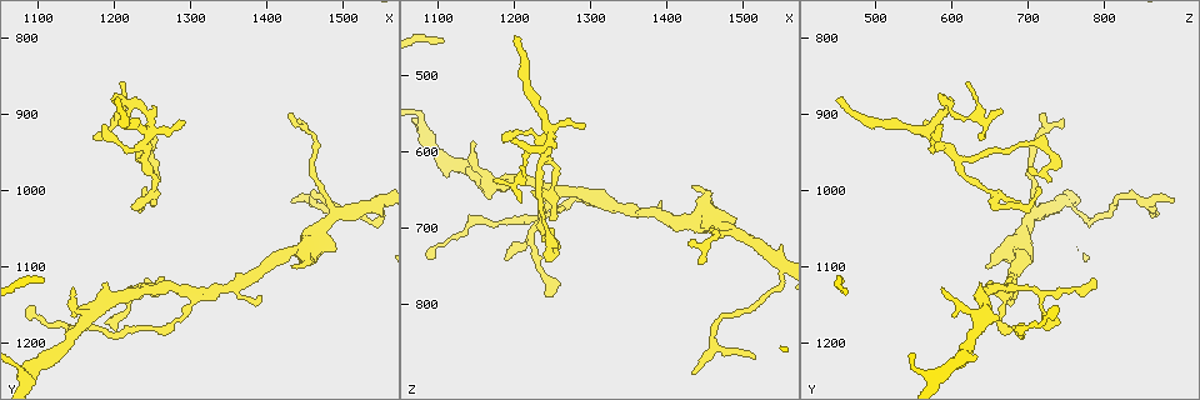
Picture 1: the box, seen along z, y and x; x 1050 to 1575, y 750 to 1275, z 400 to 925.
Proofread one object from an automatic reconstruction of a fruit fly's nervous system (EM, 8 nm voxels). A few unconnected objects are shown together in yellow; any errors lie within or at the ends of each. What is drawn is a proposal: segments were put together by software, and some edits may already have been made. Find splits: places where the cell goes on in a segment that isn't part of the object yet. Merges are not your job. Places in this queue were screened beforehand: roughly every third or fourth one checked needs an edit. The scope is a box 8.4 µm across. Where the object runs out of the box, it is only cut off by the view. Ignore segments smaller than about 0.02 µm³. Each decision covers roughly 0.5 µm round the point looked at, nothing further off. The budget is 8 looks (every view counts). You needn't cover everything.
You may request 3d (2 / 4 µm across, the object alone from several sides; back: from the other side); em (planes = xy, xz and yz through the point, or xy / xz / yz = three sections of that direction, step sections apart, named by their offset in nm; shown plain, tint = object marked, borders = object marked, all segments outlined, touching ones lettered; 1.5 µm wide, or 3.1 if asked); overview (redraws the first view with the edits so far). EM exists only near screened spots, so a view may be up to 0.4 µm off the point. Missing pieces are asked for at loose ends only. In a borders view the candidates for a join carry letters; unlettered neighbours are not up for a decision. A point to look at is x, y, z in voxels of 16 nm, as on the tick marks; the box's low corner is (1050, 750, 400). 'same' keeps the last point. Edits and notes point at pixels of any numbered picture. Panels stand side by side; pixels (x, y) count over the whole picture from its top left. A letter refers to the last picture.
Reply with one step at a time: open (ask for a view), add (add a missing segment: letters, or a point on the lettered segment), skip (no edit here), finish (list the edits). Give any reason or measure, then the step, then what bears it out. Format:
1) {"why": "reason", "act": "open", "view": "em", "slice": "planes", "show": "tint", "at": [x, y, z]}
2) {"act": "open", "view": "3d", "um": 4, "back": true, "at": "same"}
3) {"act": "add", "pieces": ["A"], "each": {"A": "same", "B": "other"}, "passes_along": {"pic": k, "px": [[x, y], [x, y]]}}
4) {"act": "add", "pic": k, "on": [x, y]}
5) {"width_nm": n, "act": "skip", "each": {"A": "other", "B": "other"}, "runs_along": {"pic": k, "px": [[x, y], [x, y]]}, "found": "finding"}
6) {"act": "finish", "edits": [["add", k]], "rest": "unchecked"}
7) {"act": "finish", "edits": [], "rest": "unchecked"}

{"act": "open", "view": "em", "slice": "xz", "step": 8, "show": "tint", "at": [1290, 910, 565]}

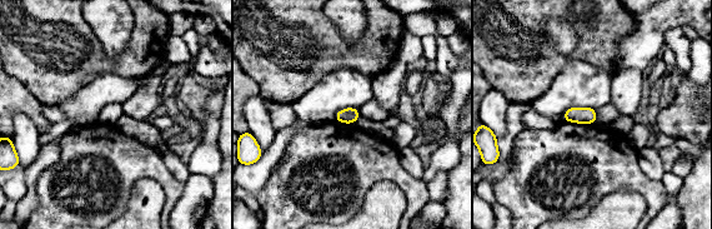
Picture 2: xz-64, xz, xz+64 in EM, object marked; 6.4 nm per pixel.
{"why": "another direction", "act": "open", "view": "em", "slice": "planes", "show": "tint", "at": "same"}

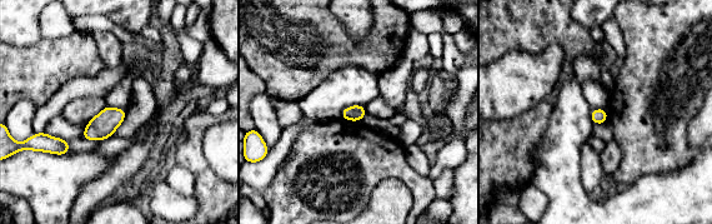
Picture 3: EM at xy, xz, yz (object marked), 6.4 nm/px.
{"act": "open", "view": "em", "slice": "planes", "show": "borders", "at": "same"}

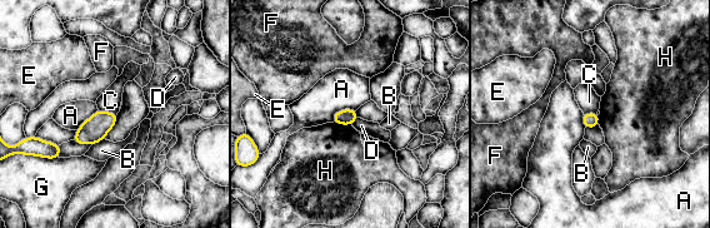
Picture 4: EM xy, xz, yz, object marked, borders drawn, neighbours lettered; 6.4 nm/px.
{"longest_contact_nm": ["A", 180], "act": "skip", "each": {"A": "other", "B": "other", "C": "other", "D": "other", "E": "other", "F": "other", "G": "other", "H": "other"}, "found": "no lettered segment goes on from it"}

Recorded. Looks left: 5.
{"why": "free end", "act": "open", "view": "em", "slice": "planes", "show": "borders", "at": [1265, 1115, 680]}

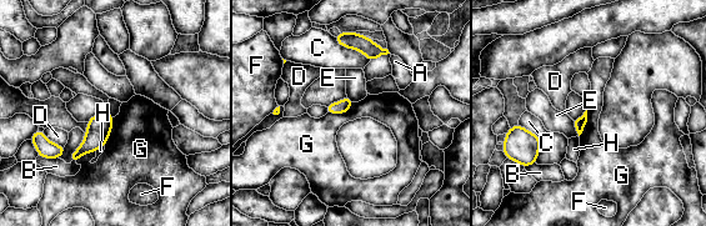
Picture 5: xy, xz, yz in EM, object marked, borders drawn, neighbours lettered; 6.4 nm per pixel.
{"act": "skip", "each": {"A": "other", "B": "other", "C": "other", "D": "other", "E": "other", "F": "other", "G": "other", "H": "other"}, "border": {"pic": 5, "px": [[354, 103], [344, 112], [326, 114]]}, "found": "none of them fits"}

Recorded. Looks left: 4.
{"why": "an open end", "act": "open", "view": "em", "slice": "yz", "step": 8, "show": "borders", "at": [1240, 1115, 785]}

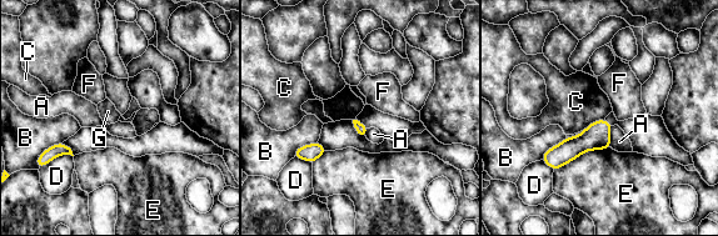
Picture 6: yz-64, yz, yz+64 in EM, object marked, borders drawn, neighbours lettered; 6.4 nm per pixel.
{"longest_contact_nm": ["E", 400], "act": "skip", "each": {"A": "other", "B": "other", "C": "other", "D": "other", "E": "other", "F": "other", "G": "other"}, "found": "no lettered segment goes on from it"}

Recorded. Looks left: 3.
{"act": "finish", "edits": [], "rest": "unchecked"}

